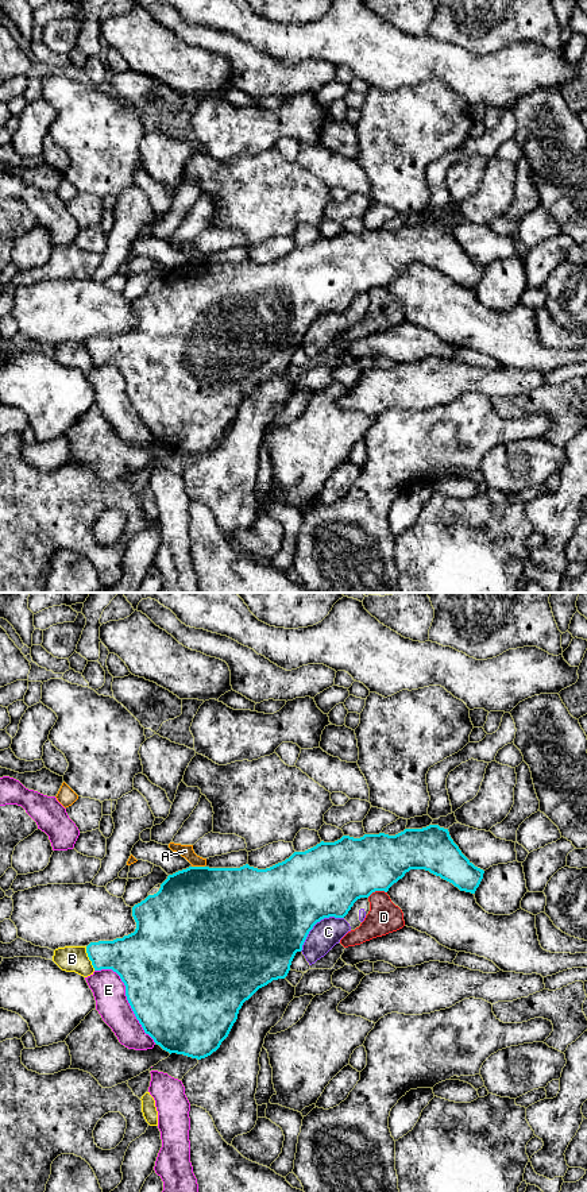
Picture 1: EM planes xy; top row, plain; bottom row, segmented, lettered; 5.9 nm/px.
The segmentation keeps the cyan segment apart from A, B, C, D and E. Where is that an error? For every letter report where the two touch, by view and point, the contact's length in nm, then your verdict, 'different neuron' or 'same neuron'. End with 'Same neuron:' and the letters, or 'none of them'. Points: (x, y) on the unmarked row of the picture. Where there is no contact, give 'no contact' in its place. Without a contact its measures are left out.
A: xy (199, 262) | 80 nm | different neuron
B: xy (89, 354) | 160 nm | different neuron
C: xy (316, 317) | 340 nm | different neuron
D: xy (377, 285) | 120 nm | different neuron
E: xy (127, 393) | 550 nm | different neuron
Same neuron: none of them

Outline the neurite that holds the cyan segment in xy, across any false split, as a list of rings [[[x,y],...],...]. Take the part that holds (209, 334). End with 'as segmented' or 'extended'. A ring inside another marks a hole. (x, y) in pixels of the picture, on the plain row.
[[[439,220],[405,224],[395,231],[343,231],[335,238],[321,236],[305,247],[294,247],[266,265],[248,259],[240,263],[189,262],[169,270],[157,289],[132,302],[134,328],[113,336],[90,337],[86,348],[94,366],[112,364],[120,371],[136,414],[157,440],[170,450],[201,455],[220,443],[246,396],[273,375],[287,371],[296,348],[302,346],[317,317],[329,312],[344,313],[358,294],[375,286],[387,288],[410,265],[429,266],[471,289],[484,269],[462,248],[448,224]]] | as segmented

